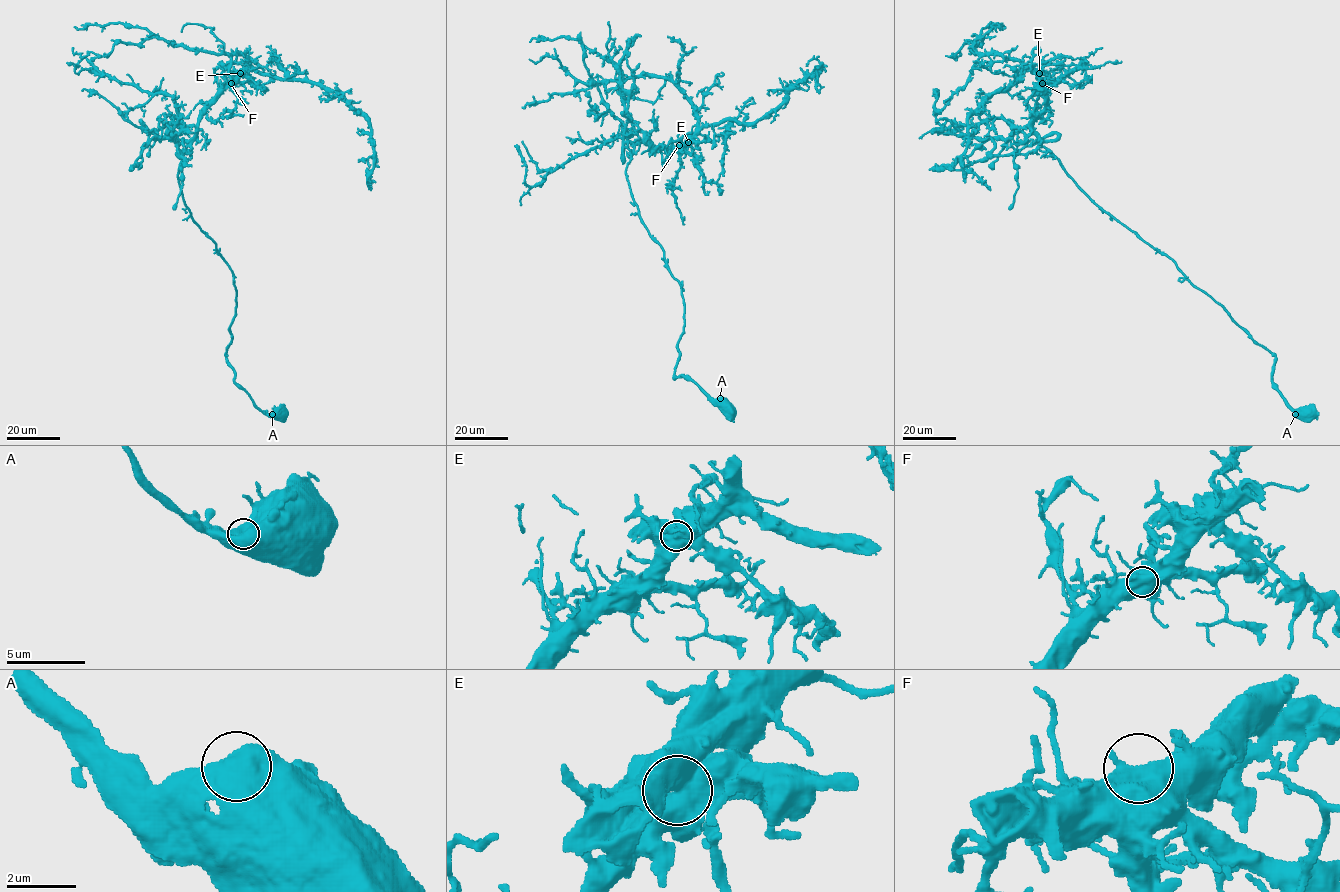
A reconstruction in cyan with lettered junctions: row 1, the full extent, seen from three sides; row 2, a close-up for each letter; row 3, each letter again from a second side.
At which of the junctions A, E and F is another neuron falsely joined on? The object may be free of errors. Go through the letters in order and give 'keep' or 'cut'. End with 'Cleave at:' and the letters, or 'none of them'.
A: keep
E: cut
F: keep
Cleave at: E

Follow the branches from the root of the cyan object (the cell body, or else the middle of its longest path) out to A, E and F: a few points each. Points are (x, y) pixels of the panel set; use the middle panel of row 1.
A: (729, 410), (724, 410), (720, 398)
E: (729, 410), (674, 378), (681, 286), (626, 174), (645, 134), (655, 148), (688, 142)
F: (729, 410), (674, 378), (681, 286), (627, 178), (645, 134), (655, 148), (679, 145)

